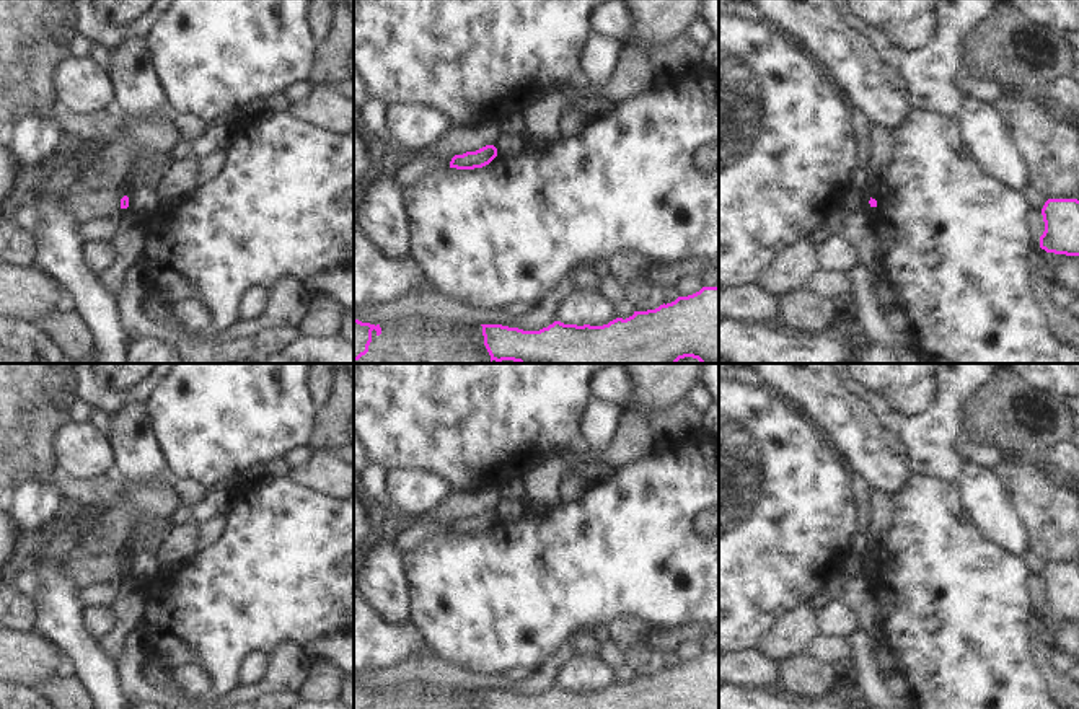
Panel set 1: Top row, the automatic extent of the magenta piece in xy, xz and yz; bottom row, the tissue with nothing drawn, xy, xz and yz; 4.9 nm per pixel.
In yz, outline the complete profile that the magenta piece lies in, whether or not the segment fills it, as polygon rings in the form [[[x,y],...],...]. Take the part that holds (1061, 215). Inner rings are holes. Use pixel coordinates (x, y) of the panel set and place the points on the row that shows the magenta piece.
[[[1048,199],[1042,215],[1045,231],[1040,248],[1046,253],[1079,256],[1079,200]]]

